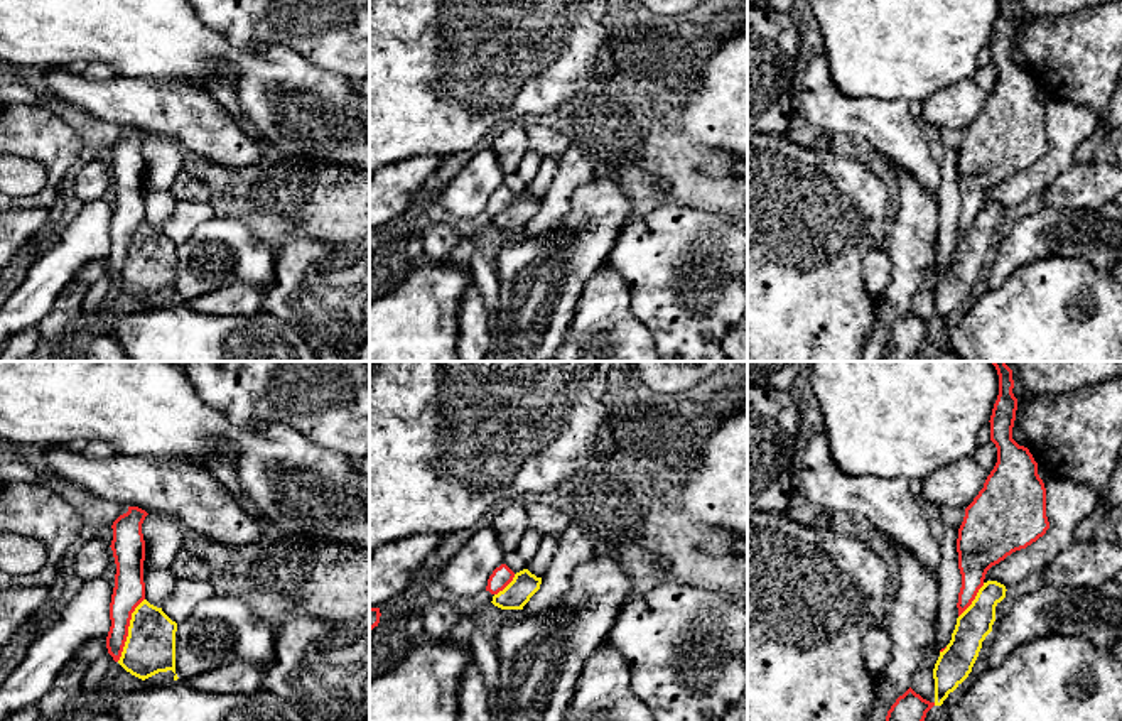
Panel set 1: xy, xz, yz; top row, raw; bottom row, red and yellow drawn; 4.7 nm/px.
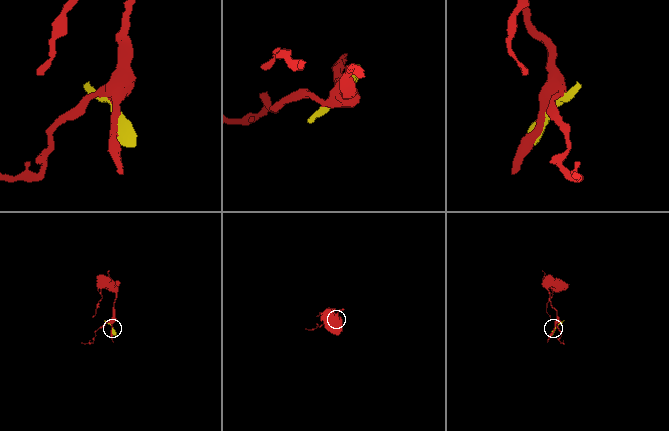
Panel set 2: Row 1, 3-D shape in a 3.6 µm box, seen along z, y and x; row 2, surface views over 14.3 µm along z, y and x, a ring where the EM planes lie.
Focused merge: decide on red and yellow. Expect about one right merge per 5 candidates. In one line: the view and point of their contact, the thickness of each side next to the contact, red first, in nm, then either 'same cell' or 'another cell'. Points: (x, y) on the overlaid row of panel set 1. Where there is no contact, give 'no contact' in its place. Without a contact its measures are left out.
meets red in xy at (127, 630); 150 nm thick on the red side, 240 nm on the other; another cell

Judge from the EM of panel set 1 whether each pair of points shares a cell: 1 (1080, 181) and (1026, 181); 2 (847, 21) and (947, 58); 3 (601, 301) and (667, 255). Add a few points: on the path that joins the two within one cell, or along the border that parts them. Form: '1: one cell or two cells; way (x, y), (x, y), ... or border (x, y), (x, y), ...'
1: two cells; border (1073, 161), (1045, 189)
2: one cell; way (873, 21), (910, 21), (922, 32)
3: two cells; border (604, 262), (626, 284), (628, 308), (638, 319)

